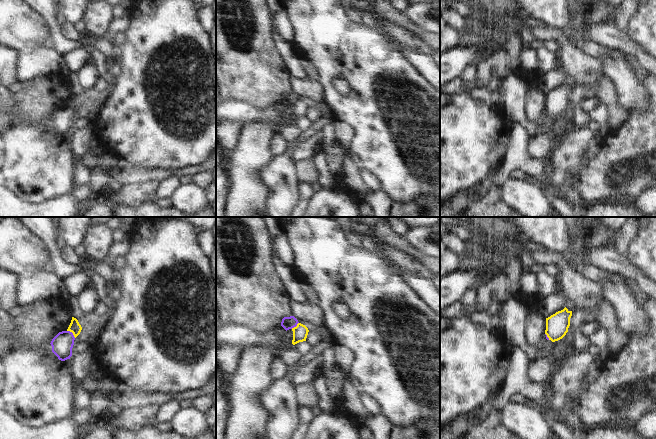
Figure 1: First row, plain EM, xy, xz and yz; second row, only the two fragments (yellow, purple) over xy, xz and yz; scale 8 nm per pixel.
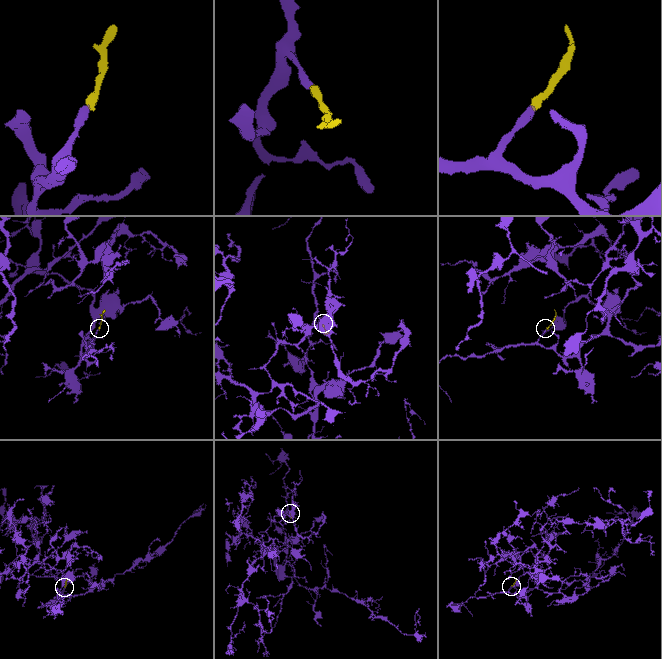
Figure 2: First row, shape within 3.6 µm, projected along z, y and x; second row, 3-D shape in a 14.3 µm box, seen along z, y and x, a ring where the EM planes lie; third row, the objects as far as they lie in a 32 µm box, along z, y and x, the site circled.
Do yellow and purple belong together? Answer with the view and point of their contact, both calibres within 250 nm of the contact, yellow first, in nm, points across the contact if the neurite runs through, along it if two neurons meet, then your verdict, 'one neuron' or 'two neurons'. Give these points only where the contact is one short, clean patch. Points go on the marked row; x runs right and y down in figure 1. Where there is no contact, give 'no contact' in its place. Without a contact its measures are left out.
xy (72, 332) | 90/170 nm | along xy (67, 330), (75, 337) | two neurons

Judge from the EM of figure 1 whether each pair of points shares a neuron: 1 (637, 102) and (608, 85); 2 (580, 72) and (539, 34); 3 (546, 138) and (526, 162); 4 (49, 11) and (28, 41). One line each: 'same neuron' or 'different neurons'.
1: different neurons
2: same neuron
3: different neurons
4: different neurons

